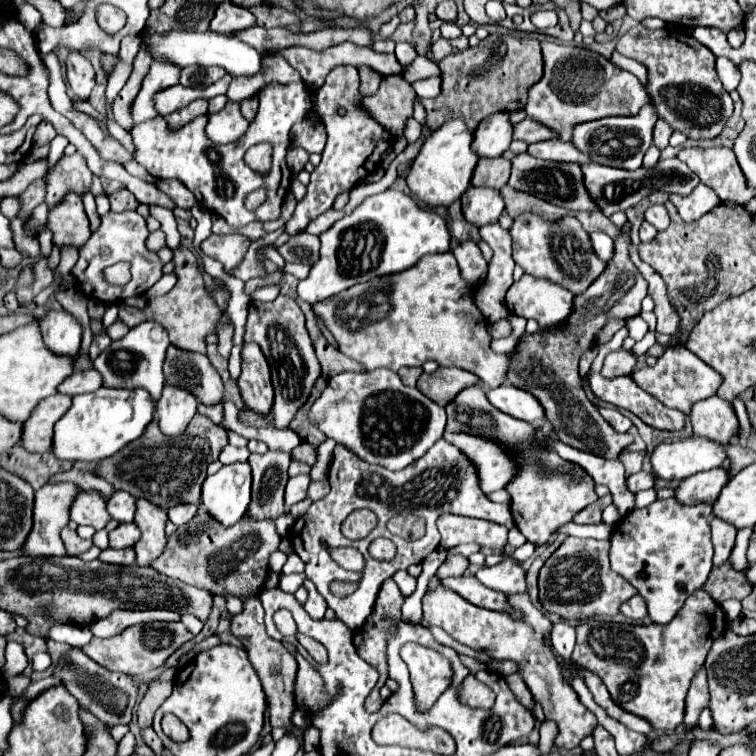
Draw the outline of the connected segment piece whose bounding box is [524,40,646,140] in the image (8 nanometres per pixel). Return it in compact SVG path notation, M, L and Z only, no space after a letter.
M550 40L540 42L540 46L542 46L542 58L544 58L544 76L540 78L540 82L536 82L528 90L528 104L524 110L530 118L546 124L548 128L556 128L562 140L572 138L572 130L576 124L600 120L606 116L632 116L646 102L646 92L642 92L642 84L638 82L638 78L630 74L628 70L618 68L612 60L584 48L562 46Z

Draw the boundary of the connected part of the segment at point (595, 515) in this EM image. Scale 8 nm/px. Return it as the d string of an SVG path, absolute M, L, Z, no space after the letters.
M610 494L604 496L604 498L598 498L594 504L590 504L588 508L584 508L582 512L578 512L574 516L574 522L576 524L598 524L600 522L600 514L602 514L602 510L608 504L612 504L612 496Z

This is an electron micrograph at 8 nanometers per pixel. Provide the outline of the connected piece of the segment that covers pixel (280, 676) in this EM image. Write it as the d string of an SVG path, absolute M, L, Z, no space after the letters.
M254 596L250 600L244 600L244 612L232 618L232 634L244 644L244 648L250 656L250 662L254 664L254 668L256 668L260 680L262 680L262 686L264 686L264 692L266 692L266 698L268 698L268 706L270 706L270 724L274 728L286 726L288 732L294 732L302 740L304 728L296 728L290 720L292 712L296 710L294 682L296 682L298 664L296 664L294 656L284 648L282 642L276 642L266 634L264 608L262 608L262 602L260 602L258 596Z

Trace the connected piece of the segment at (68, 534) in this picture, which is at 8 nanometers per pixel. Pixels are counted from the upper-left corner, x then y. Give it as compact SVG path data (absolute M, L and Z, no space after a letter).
M68 526L62 528L60 538L62 538L68 554L72 554L72 556L78 556L78 554L86 552L86 550L92 546L92 540L82 540L82 538L76 534L76 530L70 530Z

